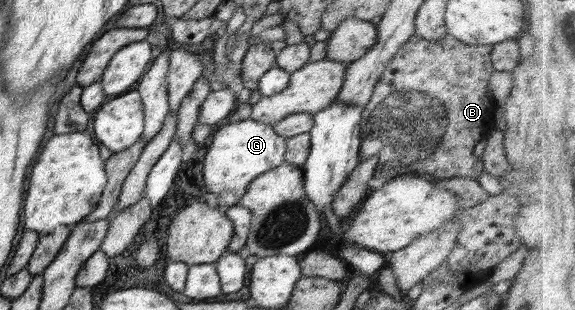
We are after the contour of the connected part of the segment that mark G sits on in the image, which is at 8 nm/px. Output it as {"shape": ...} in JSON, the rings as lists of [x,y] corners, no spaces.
{"shape":[[[251,119],[231,122],[213,133],[213,141],[203,159],[203,180],[207,192],[217,196],[218,205],[234,206],[247,193],[249,183],[267,170],[285,163],[287,139],[279,136],[273,127]]]}

